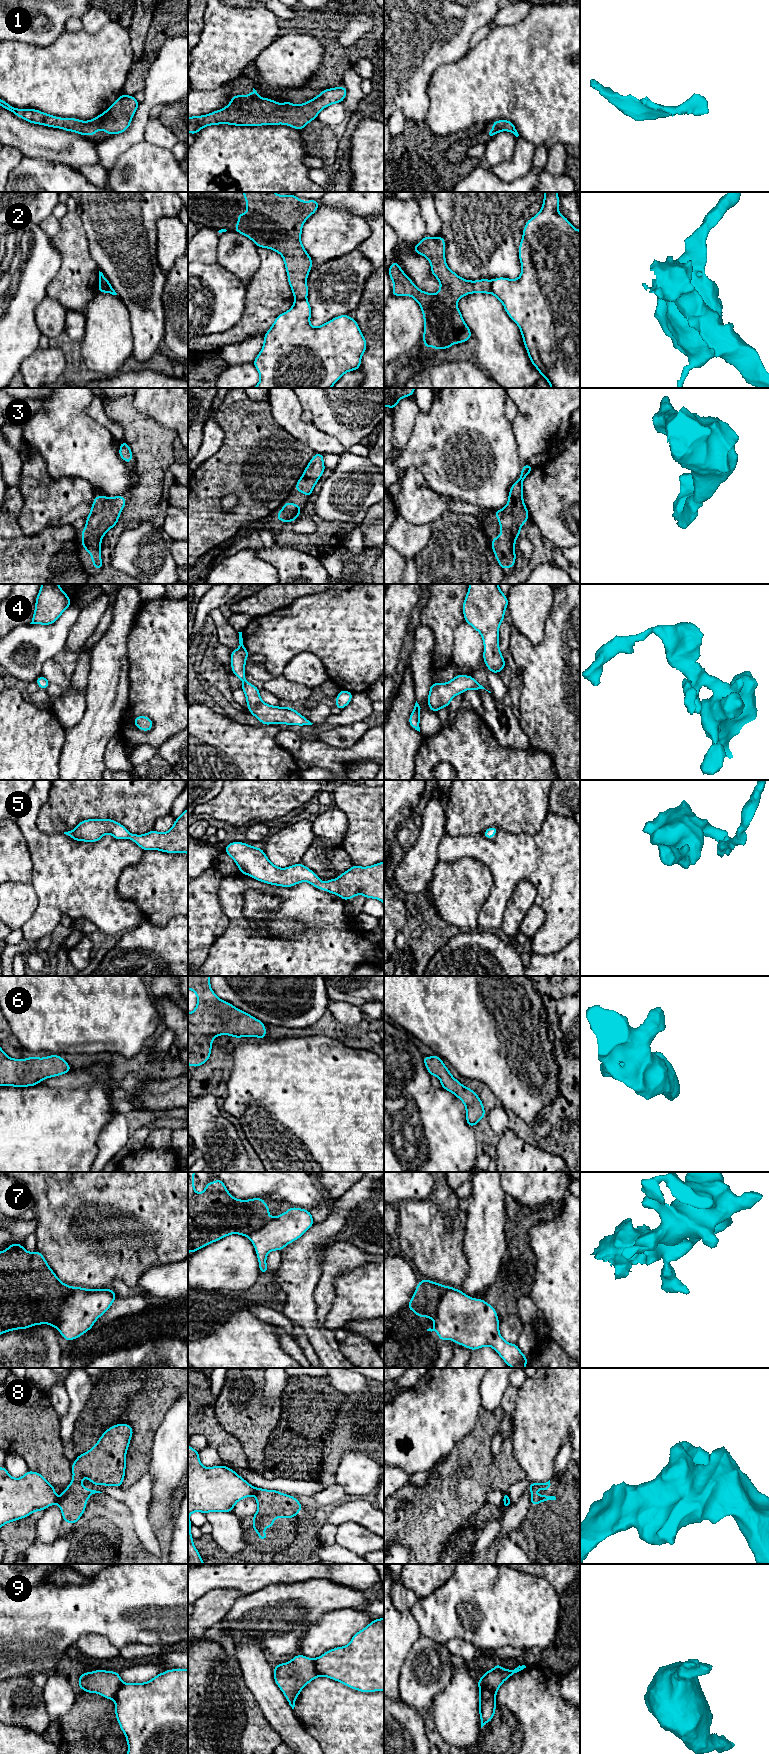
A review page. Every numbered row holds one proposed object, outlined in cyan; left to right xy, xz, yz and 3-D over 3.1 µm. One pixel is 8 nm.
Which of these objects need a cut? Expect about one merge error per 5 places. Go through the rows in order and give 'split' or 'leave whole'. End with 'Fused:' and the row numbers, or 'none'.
1: leave whole
2: split
3: leave whole
4: leave whole
5: leave whole
6: leave whole
7: split
8: split
9: split
Fused: 2, 7, 8, 9

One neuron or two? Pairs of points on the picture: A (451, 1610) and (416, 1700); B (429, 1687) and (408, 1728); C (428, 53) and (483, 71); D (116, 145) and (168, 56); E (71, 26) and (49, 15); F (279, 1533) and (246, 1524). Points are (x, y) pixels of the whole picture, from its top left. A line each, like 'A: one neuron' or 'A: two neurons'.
A: two neurons
B: two neurons
C: two neurons
D: one neuron
E: two neurons
F: one neuron

